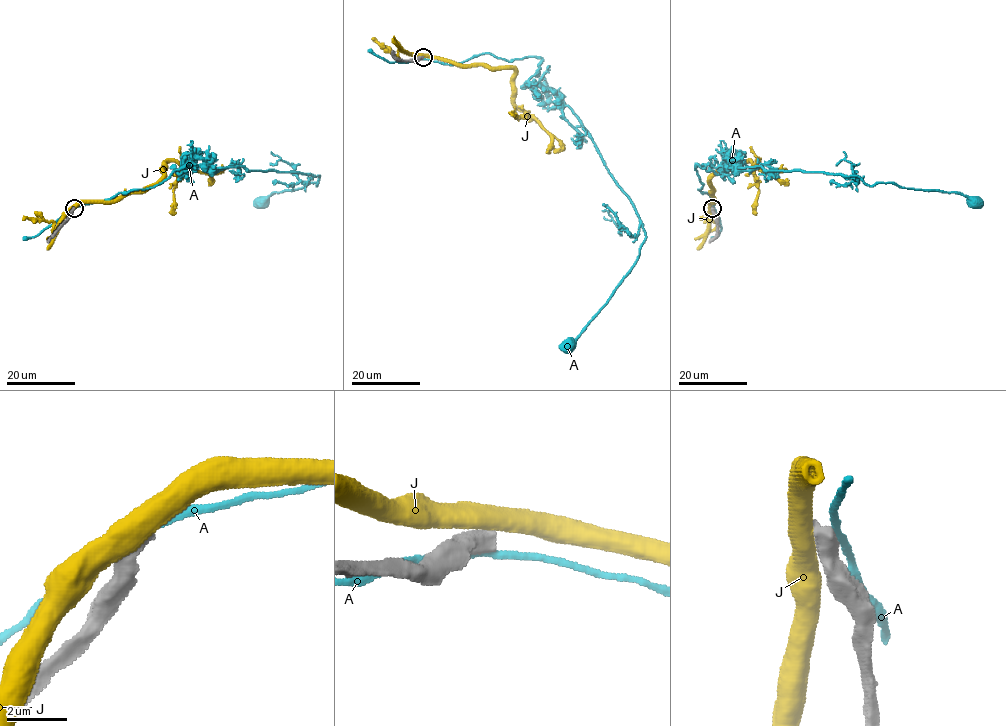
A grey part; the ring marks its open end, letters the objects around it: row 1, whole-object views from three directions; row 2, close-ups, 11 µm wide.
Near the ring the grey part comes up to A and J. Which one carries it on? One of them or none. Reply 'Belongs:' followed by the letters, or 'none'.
Belongs: none

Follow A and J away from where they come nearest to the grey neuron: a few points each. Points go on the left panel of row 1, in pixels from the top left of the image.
A: (73, 209), (161, 183), (187, 164), (180, 175), (210, 164), (319, 176), (317, 185), (273, 192), (261, 202)
J: (72, 209), (143, 191), (161, 179), (167, 162), (188, 164), (200, 171), (218, 173), (220, 170), (213, 171)

